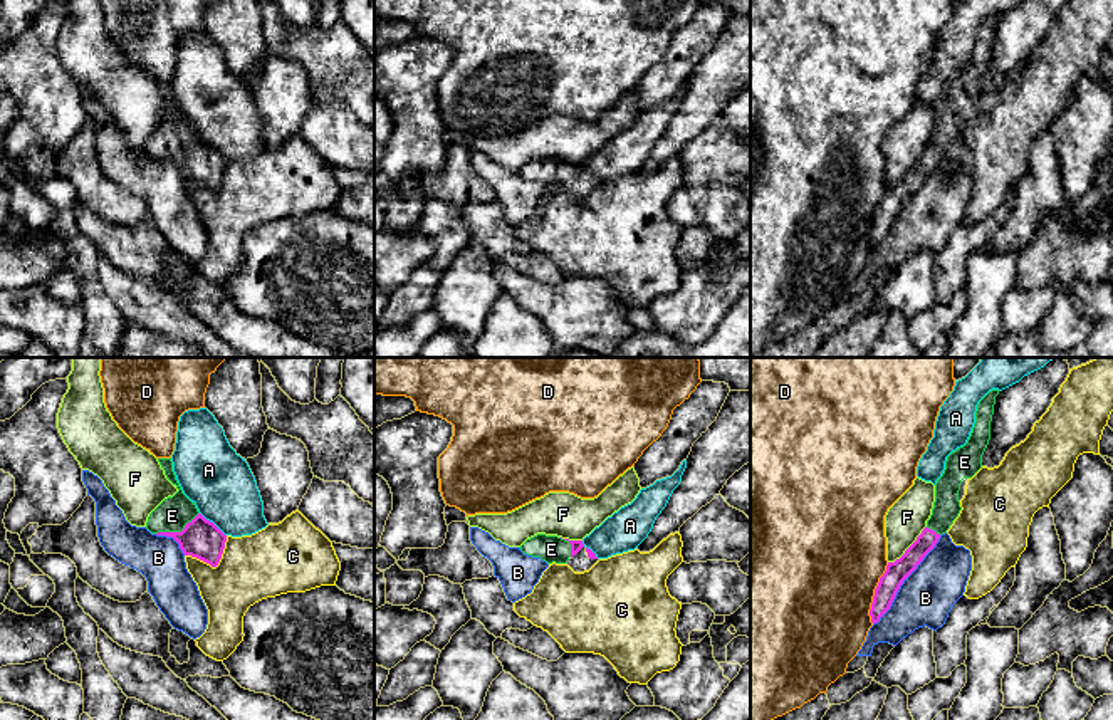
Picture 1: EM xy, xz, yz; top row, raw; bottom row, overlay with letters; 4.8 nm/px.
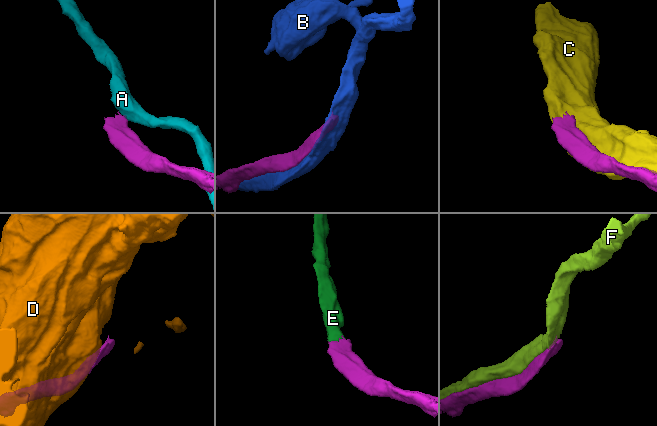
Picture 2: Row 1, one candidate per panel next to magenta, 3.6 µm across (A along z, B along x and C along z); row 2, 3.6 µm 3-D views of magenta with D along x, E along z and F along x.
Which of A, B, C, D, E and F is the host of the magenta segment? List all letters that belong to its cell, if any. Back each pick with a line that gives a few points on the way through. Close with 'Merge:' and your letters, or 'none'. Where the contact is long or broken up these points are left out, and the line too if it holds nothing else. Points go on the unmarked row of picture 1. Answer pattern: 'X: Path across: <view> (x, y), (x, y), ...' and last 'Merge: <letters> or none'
E: Path across: xy (202, 163), (193, 156), (177, 156), (177, 145), (172, 140)
Merge: E

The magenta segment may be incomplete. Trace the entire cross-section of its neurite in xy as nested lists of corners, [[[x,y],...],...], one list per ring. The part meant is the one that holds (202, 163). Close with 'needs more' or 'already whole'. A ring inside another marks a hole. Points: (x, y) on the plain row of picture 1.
[[[158,82],[166,102],[178,112],[165,123],[148,141],[146,153],[156,159],[173,161],[185,180],[196,181],[217,191],[227,166],[227,159],[206,144],[181,114],[173,96],[171,82]]]; needs more

